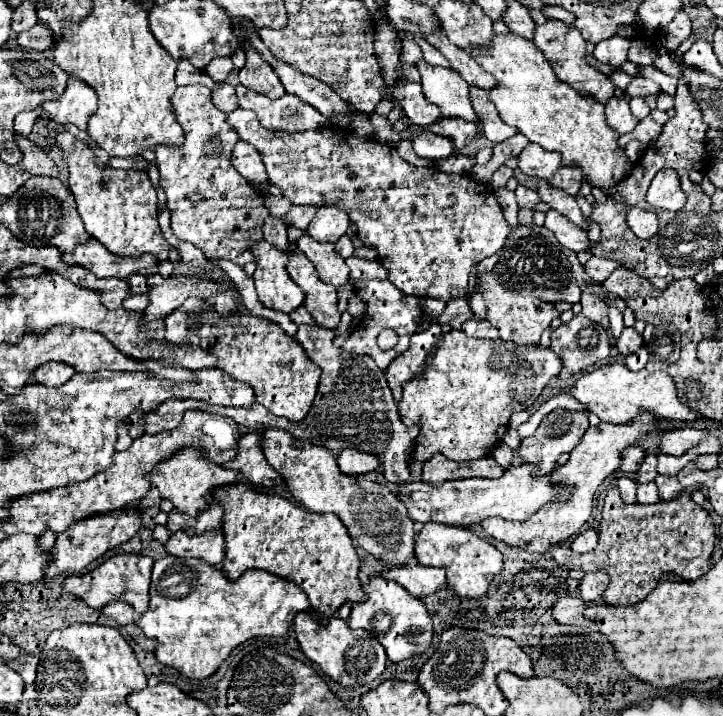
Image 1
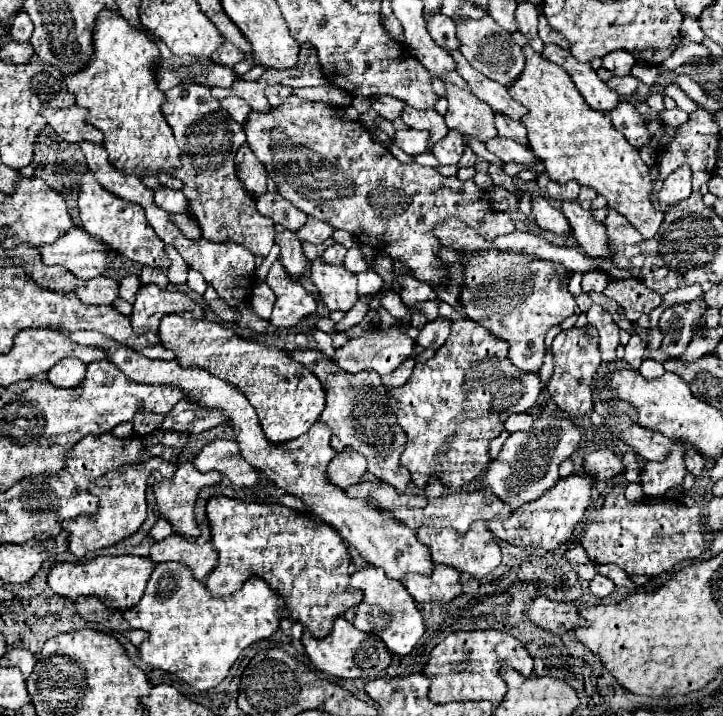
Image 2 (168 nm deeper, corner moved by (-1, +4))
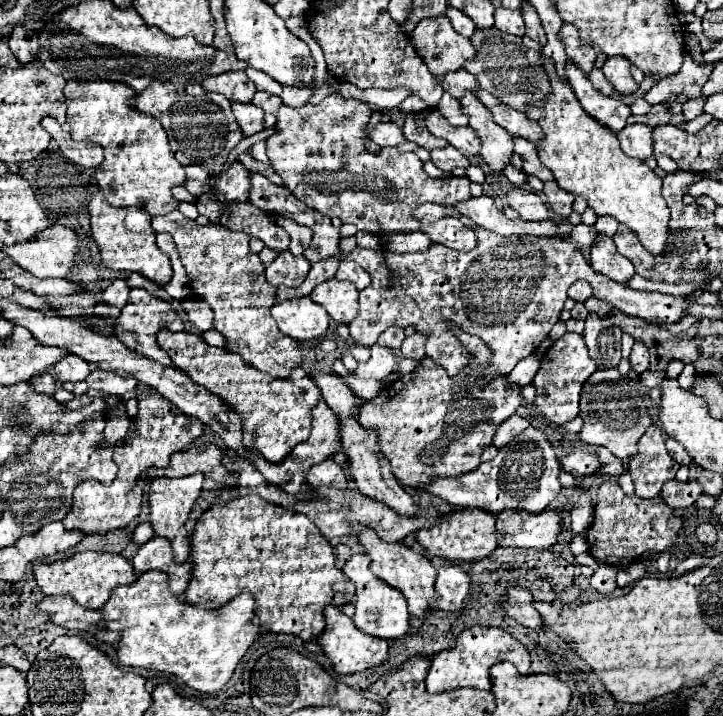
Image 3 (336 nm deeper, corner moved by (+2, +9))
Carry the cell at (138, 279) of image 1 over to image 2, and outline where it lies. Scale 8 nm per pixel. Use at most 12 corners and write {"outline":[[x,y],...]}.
{"outline":[[127,275],[121,279],[119,297],[133,303],[139,277]]}

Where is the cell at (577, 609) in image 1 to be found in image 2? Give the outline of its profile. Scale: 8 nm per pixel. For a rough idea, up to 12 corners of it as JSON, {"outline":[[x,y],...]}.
{"outline":[[535,597],[525,617],[551,633],[581,625],[571,603]]}

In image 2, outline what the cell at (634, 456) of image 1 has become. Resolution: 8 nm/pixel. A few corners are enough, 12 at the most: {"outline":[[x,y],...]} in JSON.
{"outline":[[611,449],[585,455],[583,469],[597,481],[623,475]]}

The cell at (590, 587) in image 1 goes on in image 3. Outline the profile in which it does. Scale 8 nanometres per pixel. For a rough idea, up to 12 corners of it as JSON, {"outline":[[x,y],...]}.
{"outline":[[600,566],[590,586],[600,594],[618,588],[616,566]]}

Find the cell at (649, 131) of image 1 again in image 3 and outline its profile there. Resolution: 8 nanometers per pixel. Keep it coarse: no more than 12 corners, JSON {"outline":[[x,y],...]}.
{"outline":[[566,62],[568,82],[582,108],[622,130],[630,106],[600,94],[588,74]]}

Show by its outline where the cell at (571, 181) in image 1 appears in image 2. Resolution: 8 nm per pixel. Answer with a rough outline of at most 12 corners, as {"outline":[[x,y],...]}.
{"outline":[[545,173],[537,185],[553,199],[575,201],[579,183],[555,183]]}

